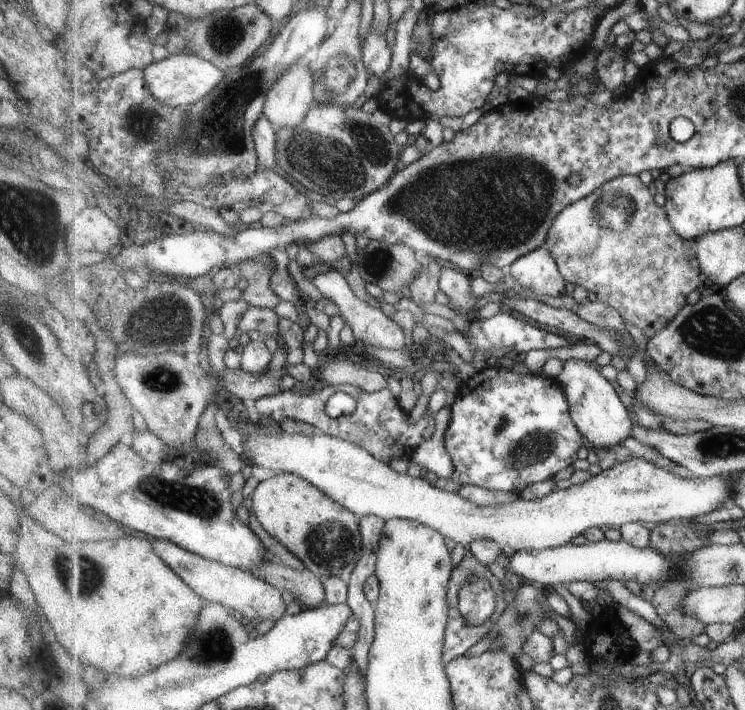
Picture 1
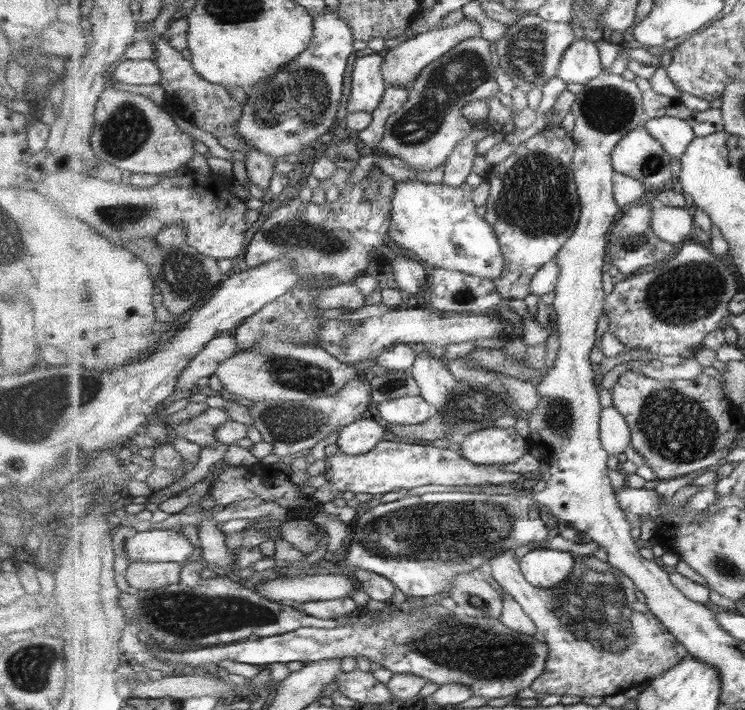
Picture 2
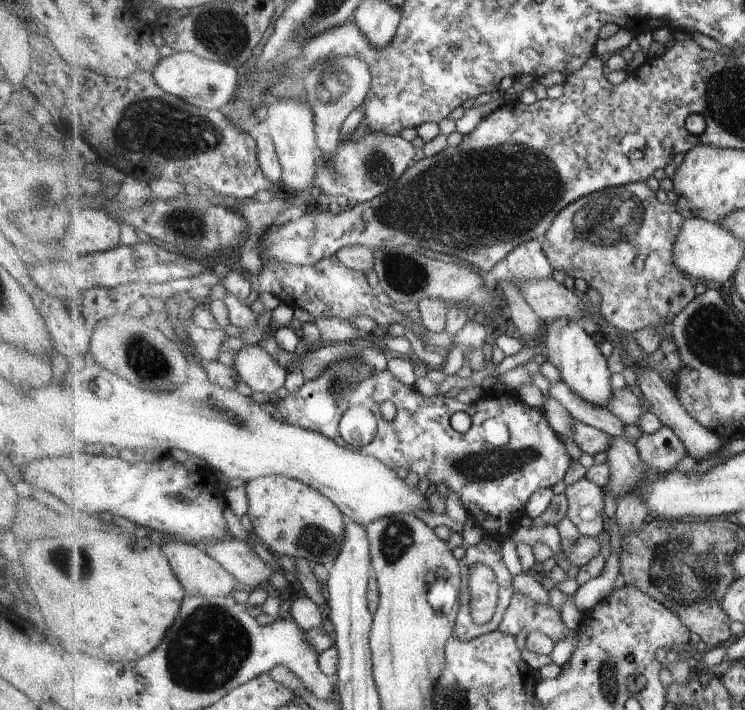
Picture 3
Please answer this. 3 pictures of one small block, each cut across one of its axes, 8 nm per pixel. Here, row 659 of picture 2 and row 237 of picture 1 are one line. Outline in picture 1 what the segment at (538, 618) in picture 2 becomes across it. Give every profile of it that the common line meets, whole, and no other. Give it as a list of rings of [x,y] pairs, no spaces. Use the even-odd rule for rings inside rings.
[[[625,175],[605,182],[595,190],[559,212],[545,242],[546,249],[558,263],[567,282],[594,292],[597,300],[616,308],[621,316],[642,330],[648,340],[669,326],[687,306],[687,296],[701,284],[701,264],[694,241],[677,234],[662,200],[649,192],[637,175]]]

